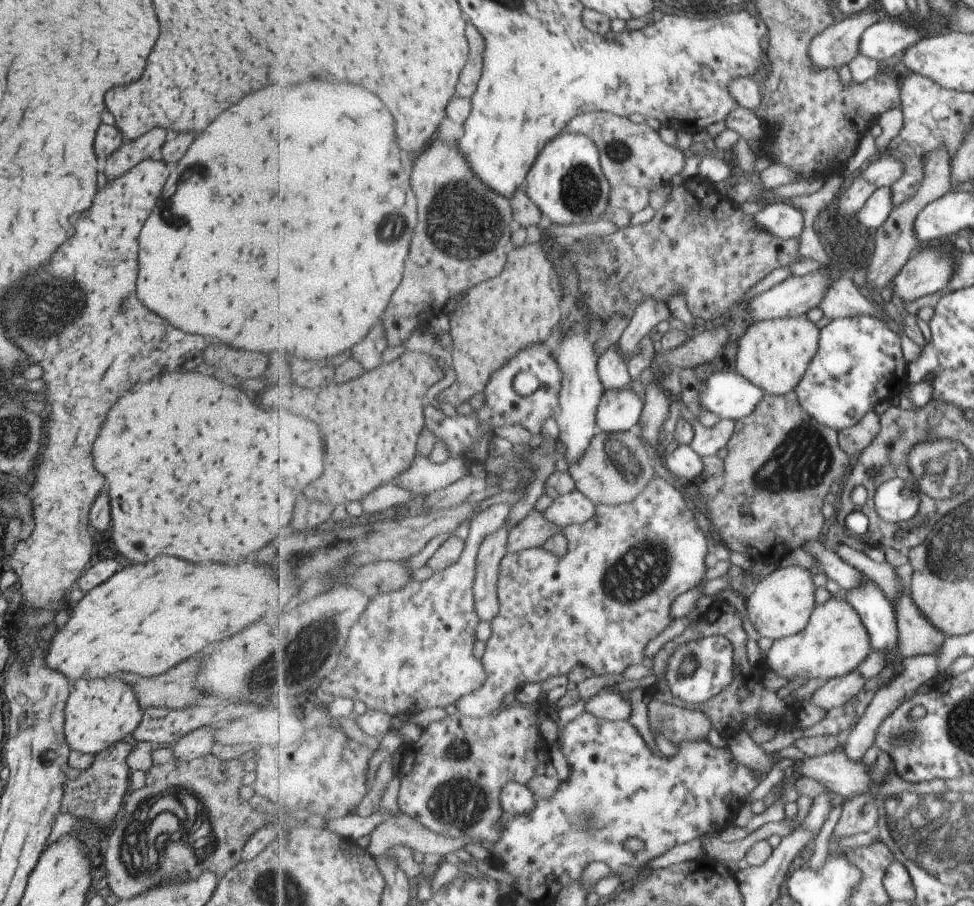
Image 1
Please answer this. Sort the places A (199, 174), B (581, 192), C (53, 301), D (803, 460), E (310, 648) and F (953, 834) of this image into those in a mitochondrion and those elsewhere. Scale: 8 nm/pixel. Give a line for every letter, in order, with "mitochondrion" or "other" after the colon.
A: mitochondrion
B: mitochondrion
C: mitochondrion
D: mitochondrion
E: mitochondrion
F: mitochondrion

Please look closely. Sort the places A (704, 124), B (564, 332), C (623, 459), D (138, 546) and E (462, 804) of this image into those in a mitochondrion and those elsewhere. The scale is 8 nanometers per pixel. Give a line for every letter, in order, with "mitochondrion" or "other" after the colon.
A: other
B: other
C: mitochondrion
D: other
E: mitochondrion

